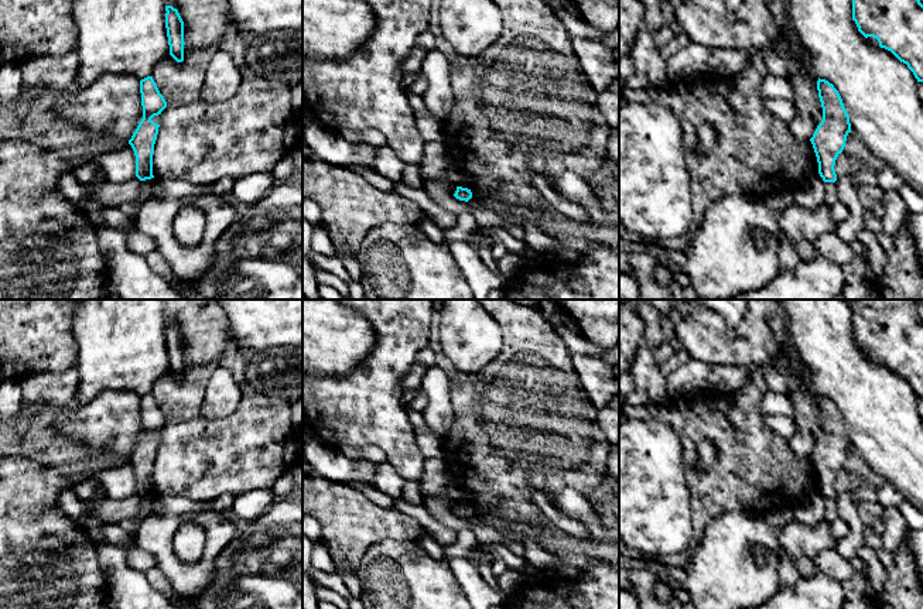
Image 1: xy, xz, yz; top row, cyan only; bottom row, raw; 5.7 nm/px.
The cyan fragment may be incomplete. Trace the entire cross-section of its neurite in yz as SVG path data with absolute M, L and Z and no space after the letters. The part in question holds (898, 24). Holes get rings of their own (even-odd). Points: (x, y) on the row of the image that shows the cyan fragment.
M852 0L852 20L865 37L878 40L923 82L923 4L920 0Z

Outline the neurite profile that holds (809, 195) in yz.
M820 174L807 178L793 191L793 203L809 211L825 203L824 181Z

